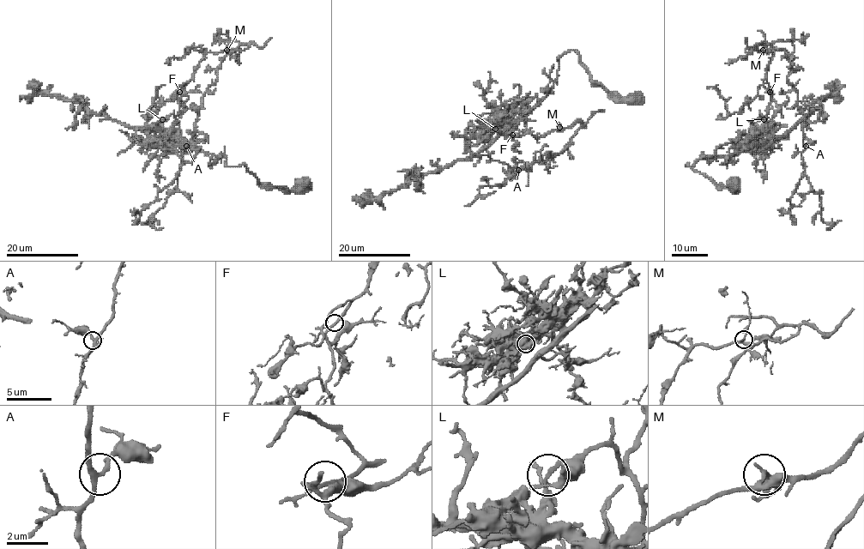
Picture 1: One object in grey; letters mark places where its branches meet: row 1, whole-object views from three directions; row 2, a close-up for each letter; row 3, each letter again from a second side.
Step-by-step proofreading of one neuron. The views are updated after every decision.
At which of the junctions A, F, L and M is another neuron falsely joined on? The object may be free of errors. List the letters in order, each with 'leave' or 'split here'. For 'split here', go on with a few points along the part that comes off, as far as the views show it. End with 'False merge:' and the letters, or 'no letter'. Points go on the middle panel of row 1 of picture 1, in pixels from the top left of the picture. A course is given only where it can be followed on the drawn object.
A: leave
F: leave
L: split here; course (495, 128), (538, 137), (581, 124), (557, 154), (479, 188), (480, 196), (495, 191)
M: leave
False merge: L

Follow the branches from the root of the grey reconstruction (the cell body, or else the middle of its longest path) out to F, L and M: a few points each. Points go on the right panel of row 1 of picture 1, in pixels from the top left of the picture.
F: (734, 185), (717, 187), (685, 165), (770, 143), (764, 122), (770, 92)
L: (734, 185), (717, 187), (685, 165), (746, 149), (764, 119)
M: (734, 185), (717, 187), (685, 165), (770, 143), (764, 118), (771, 99), (766, 67), (773, 53), (763, 50)

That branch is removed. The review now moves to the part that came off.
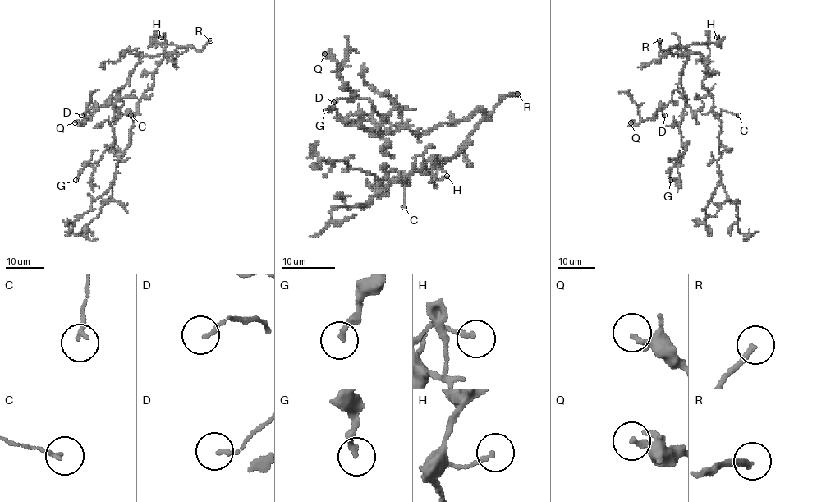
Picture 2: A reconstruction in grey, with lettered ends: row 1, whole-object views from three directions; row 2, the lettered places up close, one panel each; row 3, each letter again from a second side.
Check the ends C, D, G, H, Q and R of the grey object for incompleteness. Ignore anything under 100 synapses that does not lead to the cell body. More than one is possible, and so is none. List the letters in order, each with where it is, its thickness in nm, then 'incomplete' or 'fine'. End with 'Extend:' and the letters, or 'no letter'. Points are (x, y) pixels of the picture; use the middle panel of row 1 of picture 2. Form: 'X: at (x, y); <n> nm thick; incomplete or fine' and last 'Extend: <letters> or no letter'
C: at (404, 207); 150 nm thick; fine
D: at (333, 102); 150 nm thick; fine
G: at (325, 110); 220 nm thick; fine
H: at (447, 176); 170 nm thick; fine
Q: at (324, 53); 140 nm thick; fine
R: at (517, 94); 220 nm thick; incomplete
Extend: R

